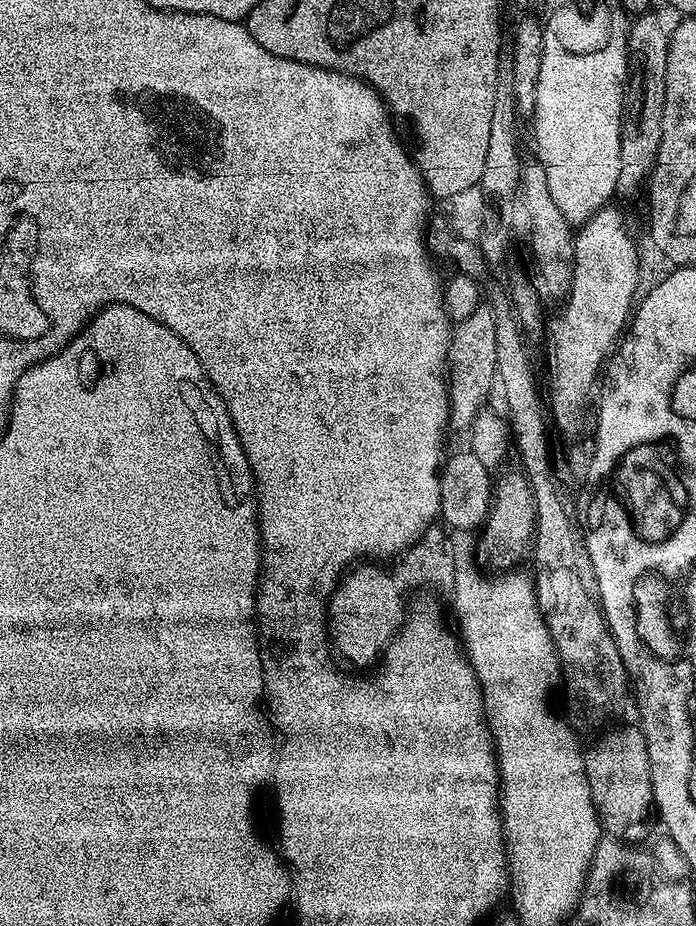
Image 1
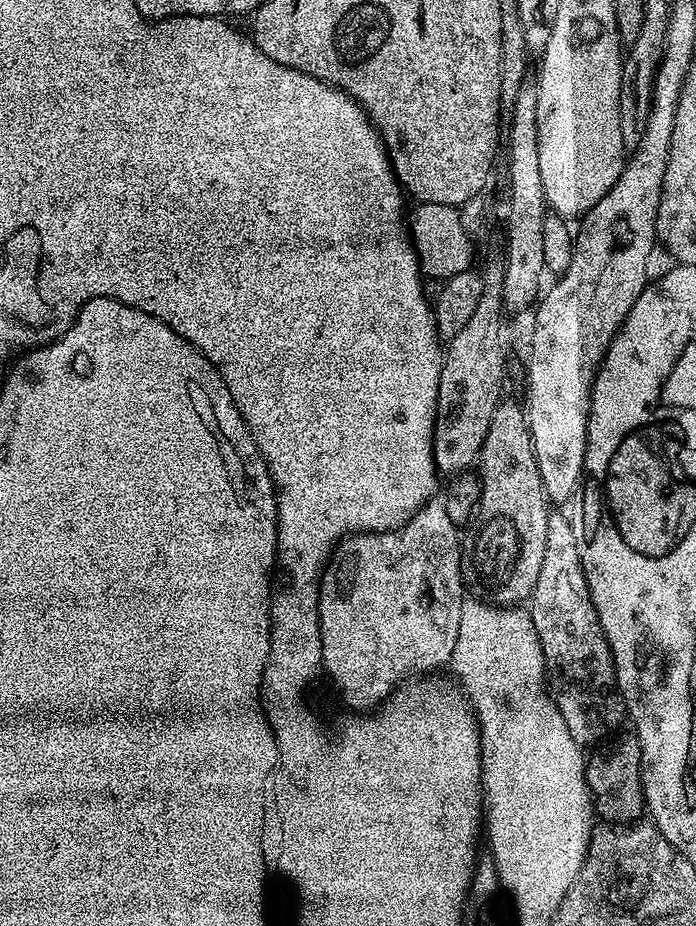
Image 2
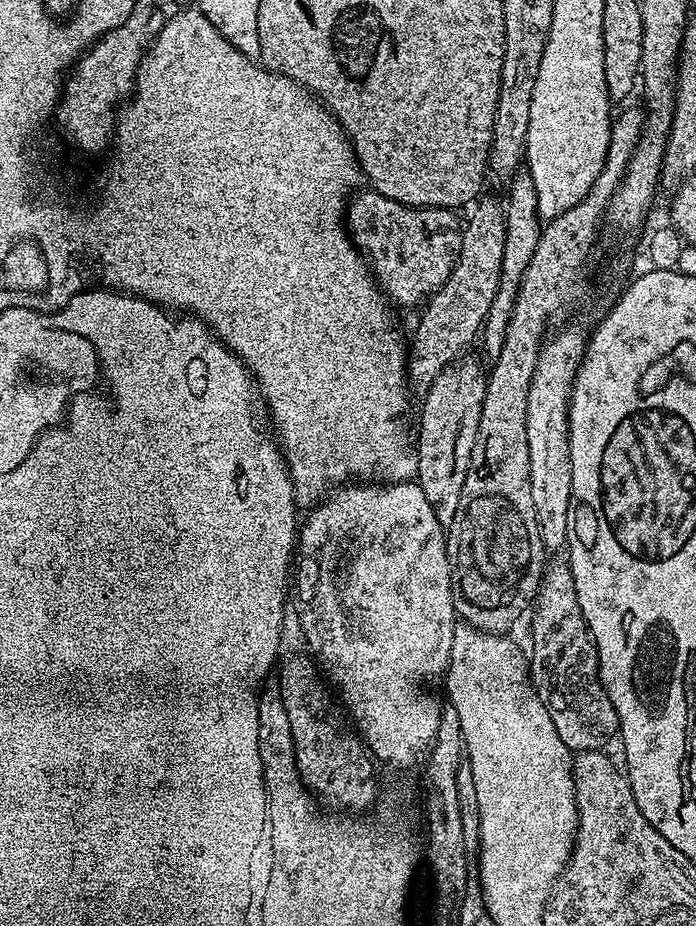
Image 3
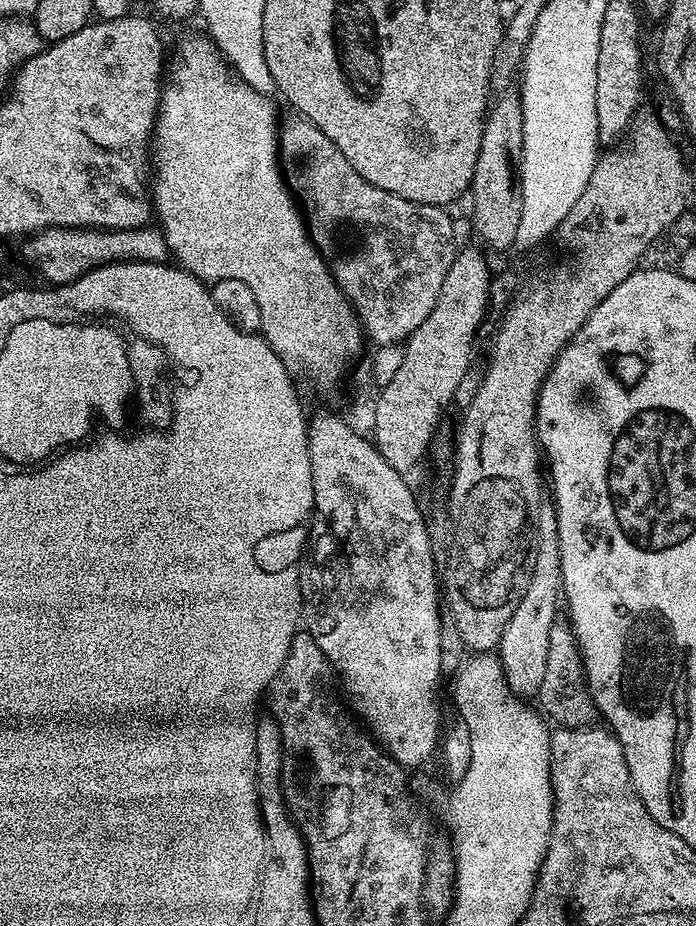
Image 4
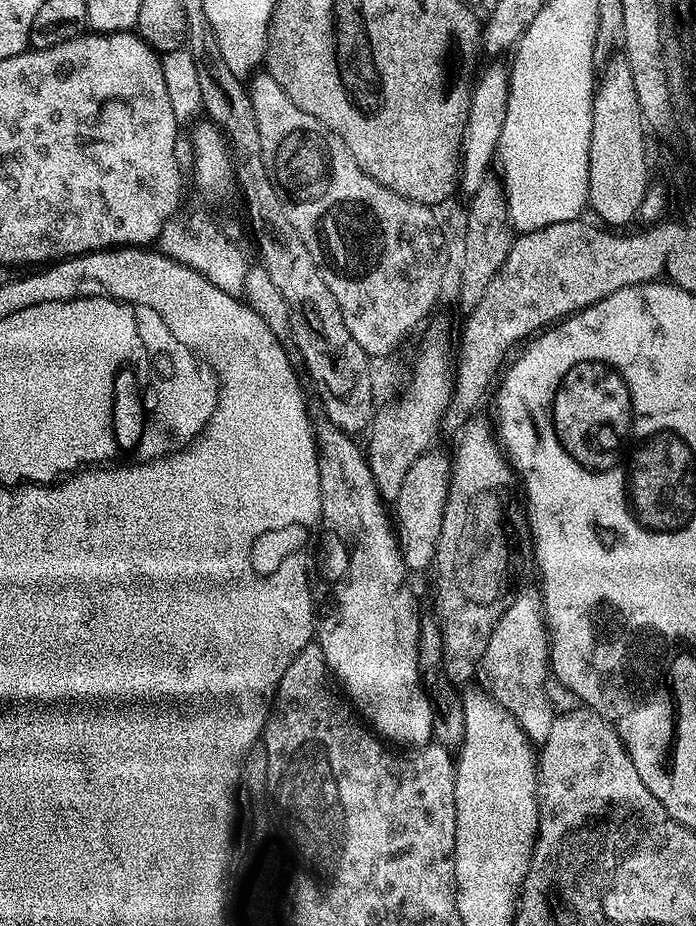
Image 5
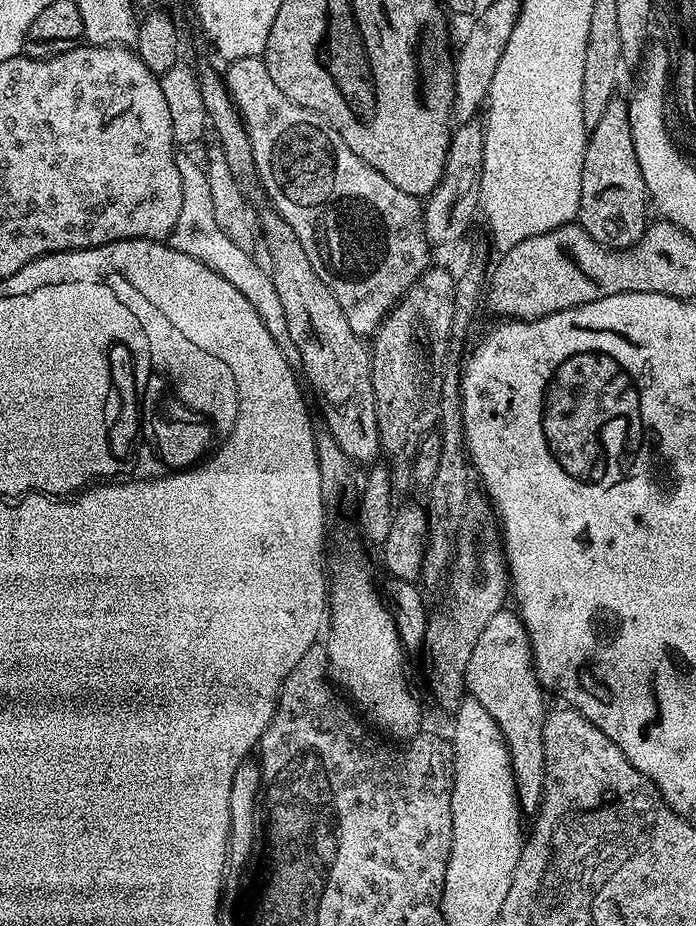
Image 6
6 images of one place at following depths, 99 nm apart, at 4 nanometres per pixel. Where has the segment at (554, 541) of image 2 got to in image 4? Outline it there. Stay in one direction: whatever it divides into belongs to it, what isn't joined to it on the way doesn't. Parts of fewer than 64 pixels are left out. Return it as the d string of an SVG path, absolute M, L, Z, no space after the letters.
M556 622L549 632L549 645L546 651L546 666L538 693L539 707L543 715L553 725L561 728L591 728L597 723L598 713L594 698L588 693L584 680L584 663L580 658L580 648L571 623Z

